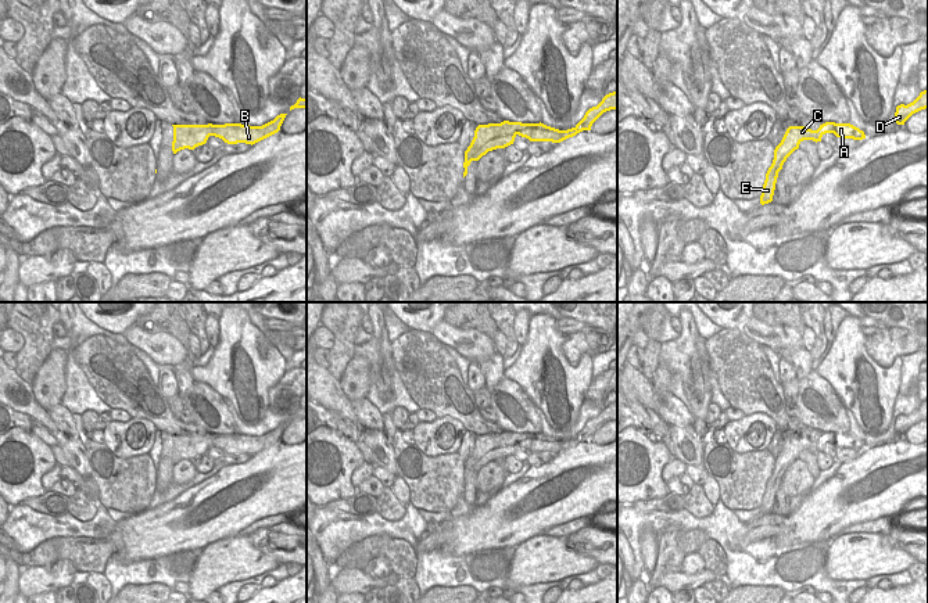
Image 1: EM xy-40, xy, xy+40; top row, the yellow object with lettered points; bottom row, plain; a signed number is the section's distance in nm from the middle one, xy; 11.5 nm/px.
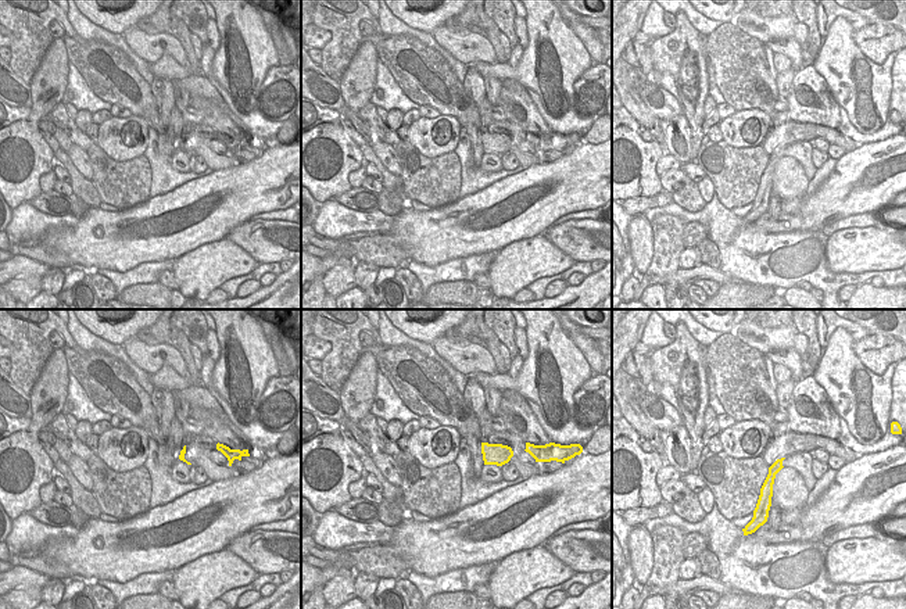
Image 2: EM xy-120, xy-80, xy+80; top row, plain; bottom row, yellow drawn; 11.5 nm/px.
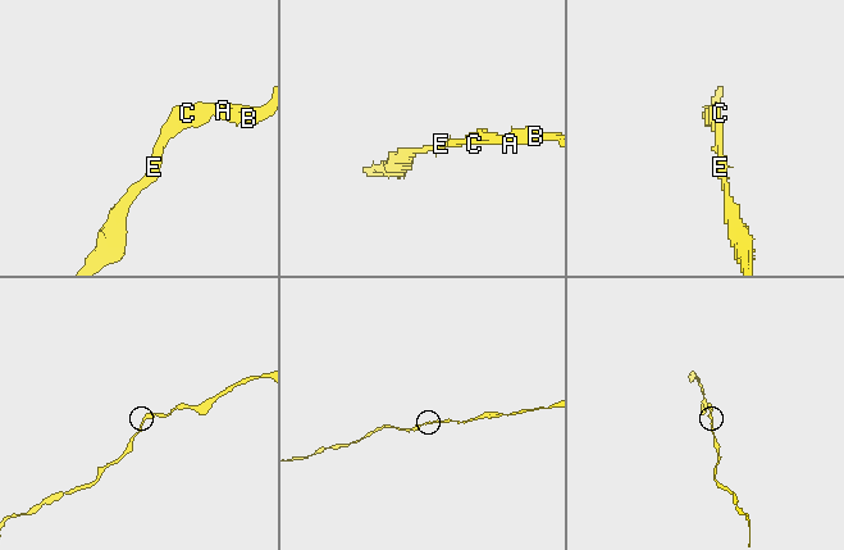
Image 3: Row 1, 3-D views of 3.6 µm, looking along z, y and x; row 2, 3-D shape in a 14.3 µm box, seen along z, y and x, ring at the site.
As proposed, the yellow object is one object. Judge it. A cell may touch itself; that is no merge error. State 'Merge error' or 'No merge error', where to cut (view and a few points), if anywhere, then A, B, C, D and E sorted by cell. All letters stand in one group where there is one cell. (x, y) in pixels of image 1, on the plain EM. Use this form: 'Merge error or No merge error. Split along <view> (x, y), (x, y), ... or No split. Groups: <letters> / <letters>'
No merge error. No split. Groups: A B C D E.

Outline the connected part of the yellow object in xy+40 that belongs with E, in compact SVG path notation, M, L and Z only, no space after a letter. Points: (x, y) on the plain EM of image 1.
M825 432L820 435L817 441L811 441L807 437L789 437L781 453L775 457L773 474L766 484L766 491L760 506L762 516L773 512L778 482L782 480L787 469L799 459L799 455L803 451L813 451L817 453L821 452L821 448L825 444L834 444L836 448L853 451L866 449L864 442L850 434Z

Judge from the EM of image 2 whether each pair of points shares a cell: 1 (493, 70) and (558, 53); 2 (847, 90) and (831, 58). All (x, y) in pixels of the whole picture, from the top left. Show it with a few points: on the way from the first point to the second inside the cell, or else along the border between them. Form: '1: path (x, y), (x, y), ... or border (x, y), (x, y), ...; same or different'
1: path (512, 71), (536, 53), (536, 42), (543, 39); same
2: path (847, 82), (847, 74), (840, 67); same

